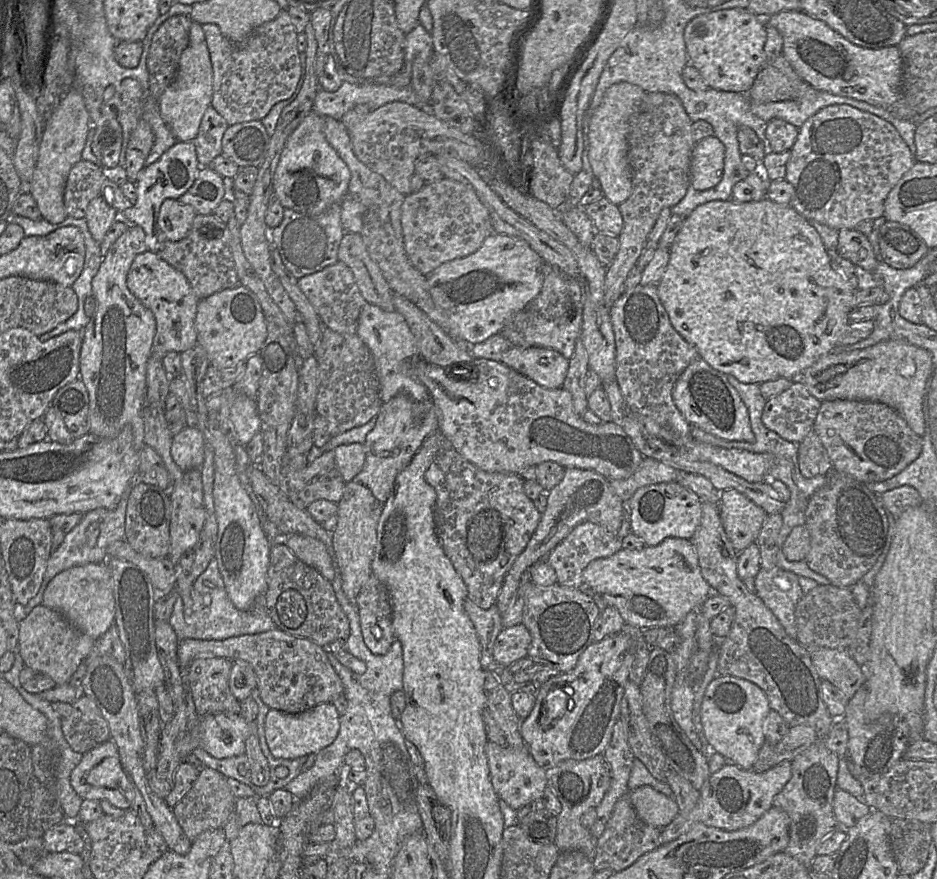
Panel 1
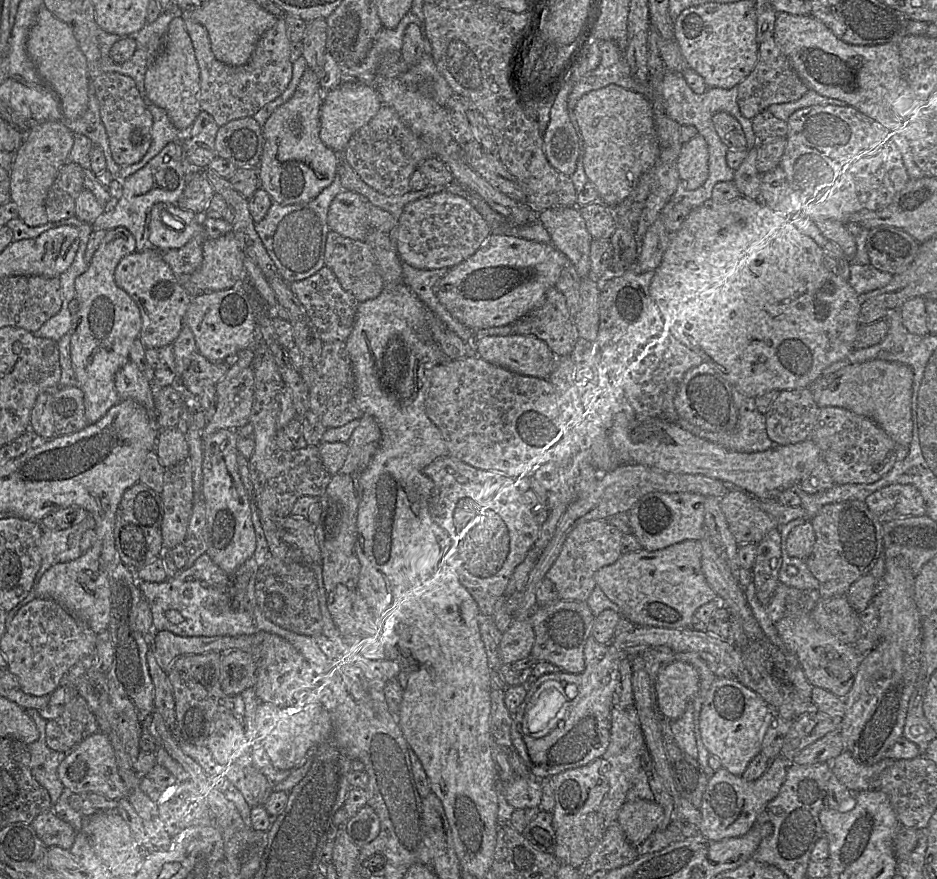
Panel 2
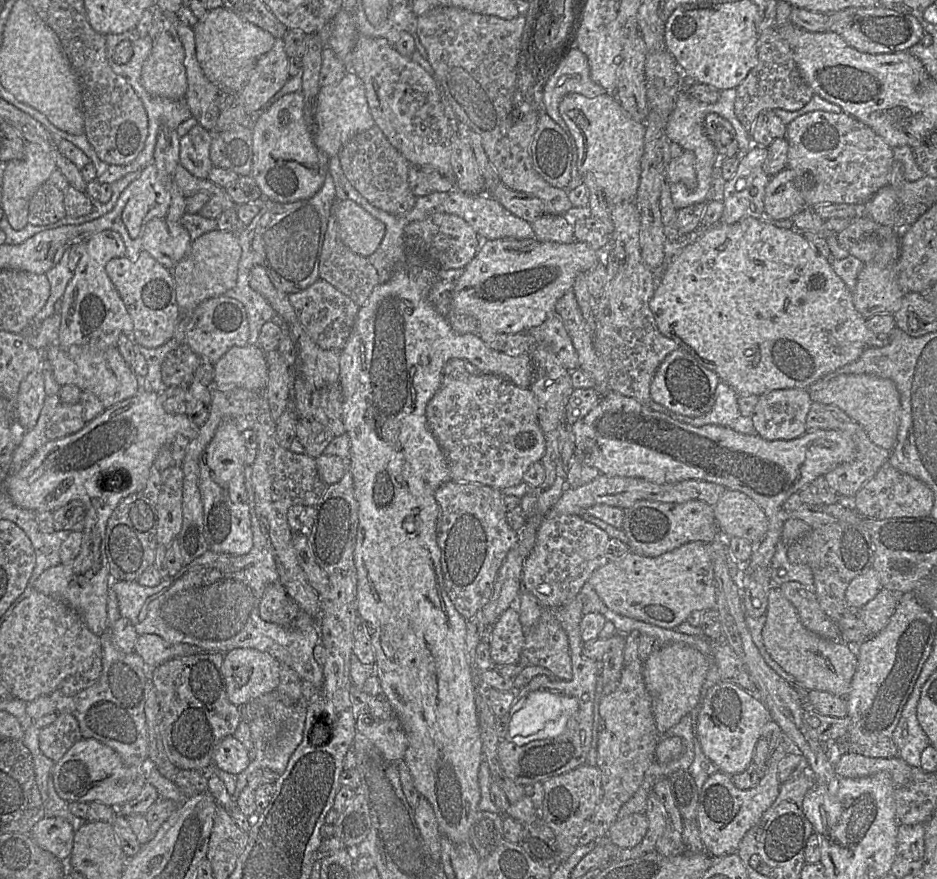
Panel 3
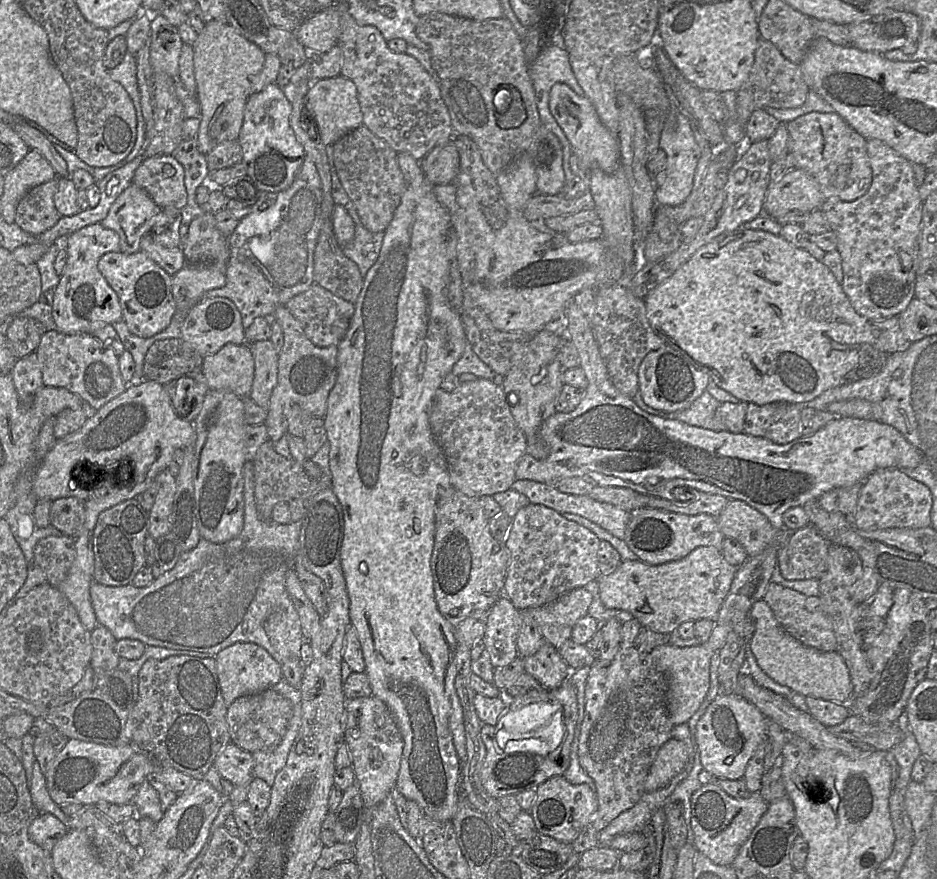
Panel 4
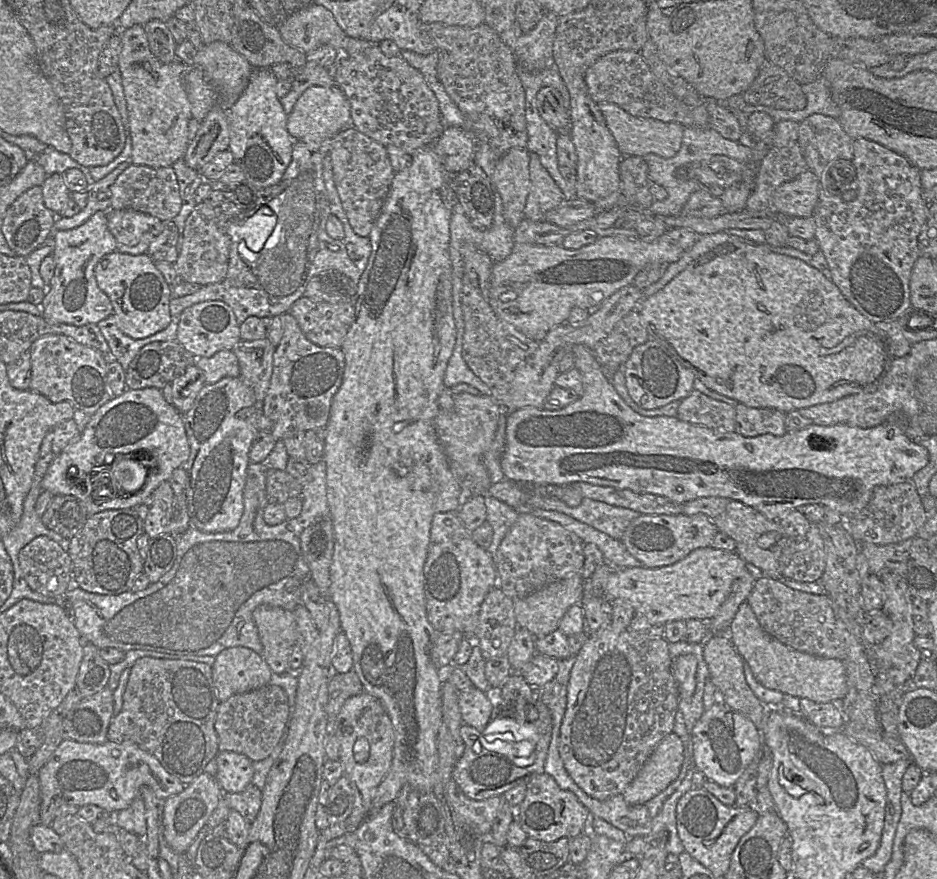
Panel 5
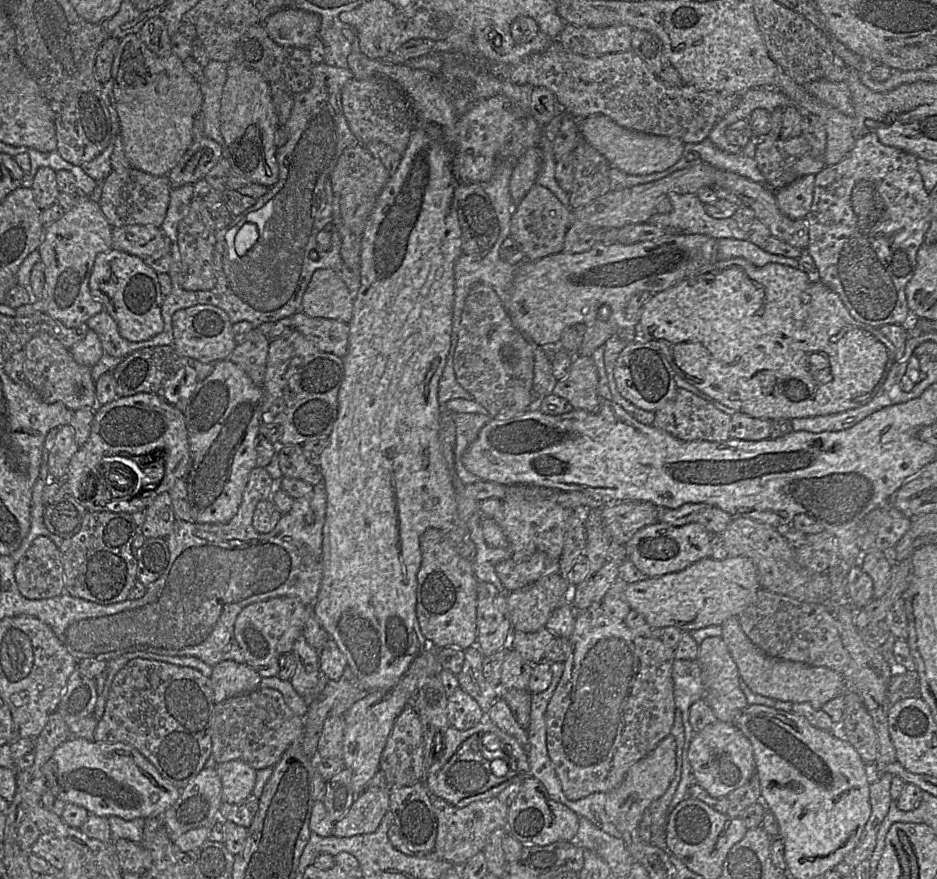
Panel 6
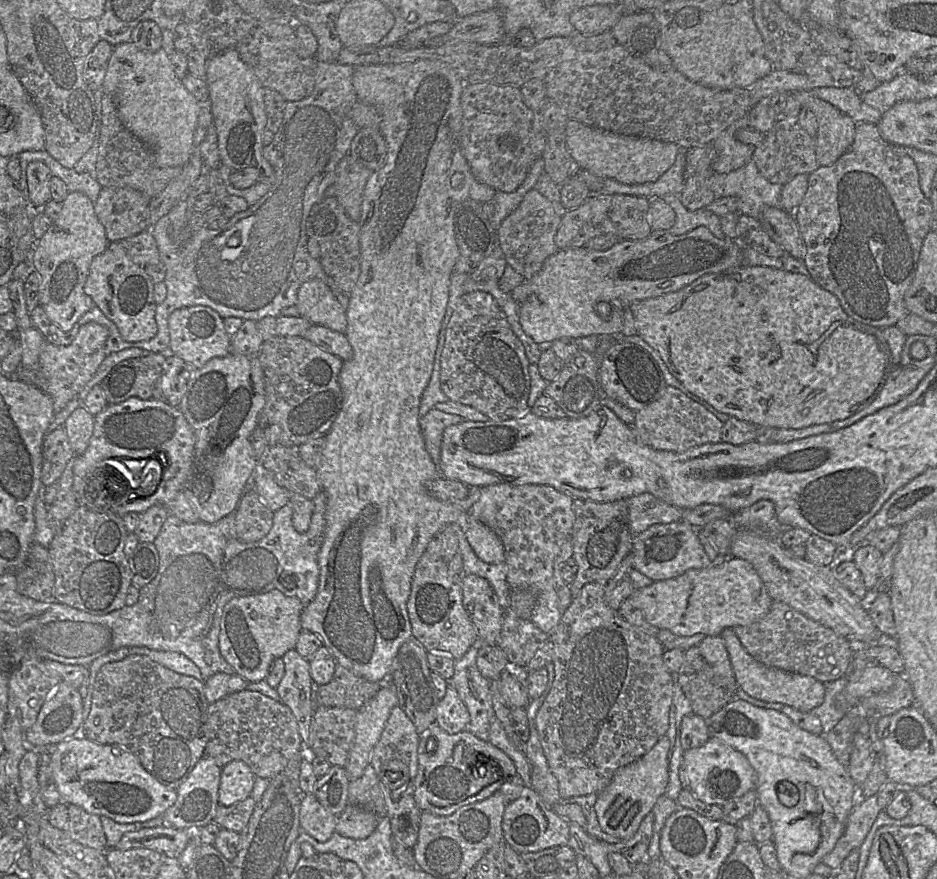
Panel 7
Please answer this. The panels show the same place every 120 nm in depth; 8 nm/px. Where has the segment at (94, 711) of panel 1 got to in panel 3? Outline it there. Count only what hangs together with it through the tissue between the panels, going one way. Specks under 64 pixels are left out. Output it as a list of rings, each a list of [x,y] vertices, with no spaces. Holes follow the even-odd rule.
[[[60,713],[51,725],[40,730],[39,748],[54,763],[82,739],[77,719],[69,713]]]

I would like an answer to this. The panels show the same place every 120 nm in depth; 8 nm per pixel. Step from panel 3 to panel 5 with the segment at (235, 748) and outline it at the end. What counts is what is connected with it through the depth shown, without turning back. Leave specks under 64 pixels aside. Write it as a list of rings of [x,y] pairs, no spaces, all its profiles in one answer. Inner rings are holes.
[[[221,751],[216,756],[216,780],[223,793],[245,790],[253,778],[253,761],[243,754]]]

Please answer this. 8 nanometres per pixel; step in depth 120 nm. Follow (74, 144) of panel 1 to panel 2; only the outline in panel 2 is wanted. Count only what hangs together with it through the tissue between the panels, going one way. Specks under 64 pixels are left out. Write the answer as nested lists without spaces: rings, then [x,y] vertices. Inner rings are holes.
[[[41,122],[30,127],[24,140],[14,154],[10,170],[10,200],[18,207],[19,219],[26,225],[36,227],[49,222],[45,201],[59,169],[68,162],[74,143],[73,133],[62,123]]]

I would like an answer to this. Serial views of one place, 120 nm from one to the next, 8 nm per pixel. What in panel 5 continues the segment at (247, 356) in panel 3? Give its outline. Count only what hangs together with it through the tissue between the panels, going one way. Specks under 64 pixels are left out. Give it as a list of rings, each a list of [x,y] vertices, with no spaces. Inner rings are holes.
[[[222,350],[209,358],[196,358],[195,364],[202,370],[206,384],[214,384],[225,377],[240,377],[240,368],[233,351]]]

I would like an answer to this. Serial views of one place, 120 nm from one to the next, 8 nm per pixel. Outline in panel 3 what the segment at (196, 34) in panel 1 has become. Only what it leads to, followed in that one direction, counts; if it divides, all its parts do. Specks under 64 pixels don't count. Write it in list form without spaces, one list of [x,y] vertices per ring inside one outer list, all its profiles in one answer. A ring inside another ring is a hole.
[[[166,17],[163,28],[142,67],[142,85],[153,96],[173,100],[184,99],[187,77],[184,66],[185,52],[173,23]]]

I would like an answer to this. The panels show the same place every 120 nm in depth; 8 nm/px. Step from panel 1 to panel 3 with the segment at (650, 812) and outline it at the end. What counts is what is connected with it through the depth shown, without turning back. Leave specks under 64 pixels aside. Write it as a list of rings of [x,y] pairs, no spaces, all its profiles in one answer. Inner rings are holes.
[[[633,813],[616,819],[606,836],[619,848],[633,848],[643,840],[648,825],[649,821],[644,813]]]

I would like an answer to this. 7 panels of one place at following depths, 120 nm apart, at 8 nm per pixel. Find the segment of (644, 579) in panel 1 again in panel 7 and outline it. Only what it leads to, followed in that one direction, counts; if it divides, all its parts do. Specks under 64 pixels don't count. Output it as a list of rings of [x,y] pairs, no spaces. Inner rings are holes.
[[[731,556],[713,562],[706,568],[689,569],[679,576],[653,581],[649,586],[634,590],[631,597],[649,624],[658,629],[668,629],[676,636],[692,636],[697,633],[717,636],[725,628],[749,625],[764,617],[774,601],[753,565]]]

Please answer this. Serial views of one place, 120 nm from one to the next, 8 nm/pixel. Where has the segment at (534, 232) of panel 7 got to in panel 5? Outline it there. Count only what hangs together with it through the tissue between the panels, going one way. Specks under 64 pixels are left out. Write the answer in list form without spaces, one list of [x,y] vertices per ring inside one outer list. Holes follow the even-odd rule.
[[[530,154],[531,187],[527,196],[524,219],[545,221],[545,214],[565,201],[565,196],[548,171],[542,166],[537,154]]]

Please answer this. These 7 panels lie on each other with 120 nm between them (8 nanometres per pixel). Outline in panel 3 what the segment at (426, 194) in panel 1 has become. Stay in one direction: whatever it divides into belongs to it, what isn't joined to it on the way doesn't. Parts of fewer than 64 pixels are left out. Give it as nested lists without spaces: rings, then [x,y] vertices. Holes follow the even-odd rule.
[[[435,213],[423,220],[408,223],[404,228],[406,256],[421,257],[441,270],[464,269],[482,243],[473,227],[455,214]]]

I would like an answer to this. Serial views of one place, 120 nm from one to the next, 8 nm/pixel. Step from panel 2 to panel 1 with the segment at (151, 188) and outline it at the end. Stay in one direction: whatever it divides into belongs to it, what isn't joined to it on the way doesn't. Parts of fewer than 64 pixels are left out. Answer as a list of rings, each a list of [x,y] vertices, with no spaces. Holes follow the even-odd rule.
[[[177,141],[157,161],[139,172],[135,181],[137,200],[130,208],[119,212],[119,218],[143,228],[149,251],[157,253],[159,244],[165,240],[158,225],[161,204],[165,199],[178,199],[184,194],[194,183],[200,167],[194,144]]]

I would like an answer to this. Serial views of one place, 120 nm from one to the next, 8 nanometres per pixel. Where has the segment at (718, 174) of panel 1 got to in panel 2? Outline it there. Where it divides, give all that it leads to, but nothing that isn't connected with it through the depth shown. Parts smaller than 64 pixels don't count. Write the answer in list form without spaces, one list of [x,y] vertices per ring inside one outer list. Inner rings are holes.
[[[701,135],[682,145],[677,160],[680,182],[689,191],[702,187],[709,177],[709,151]]]

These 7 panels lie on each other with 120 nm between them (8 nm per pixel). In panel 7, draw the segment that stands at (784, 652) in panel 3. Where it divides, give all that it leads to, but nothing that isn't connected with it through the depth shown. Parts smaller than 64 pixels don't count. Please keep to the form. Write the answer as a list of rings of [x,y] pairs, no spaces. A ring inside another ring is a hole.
[[[725,628],[720,635],[728,651],[737,686],[749,696],[766,702],[782,703],[804,713],[823,703],[825,684],[821,681],[810,676],[768,667],[755,660],[743,647],[733,628]]]

